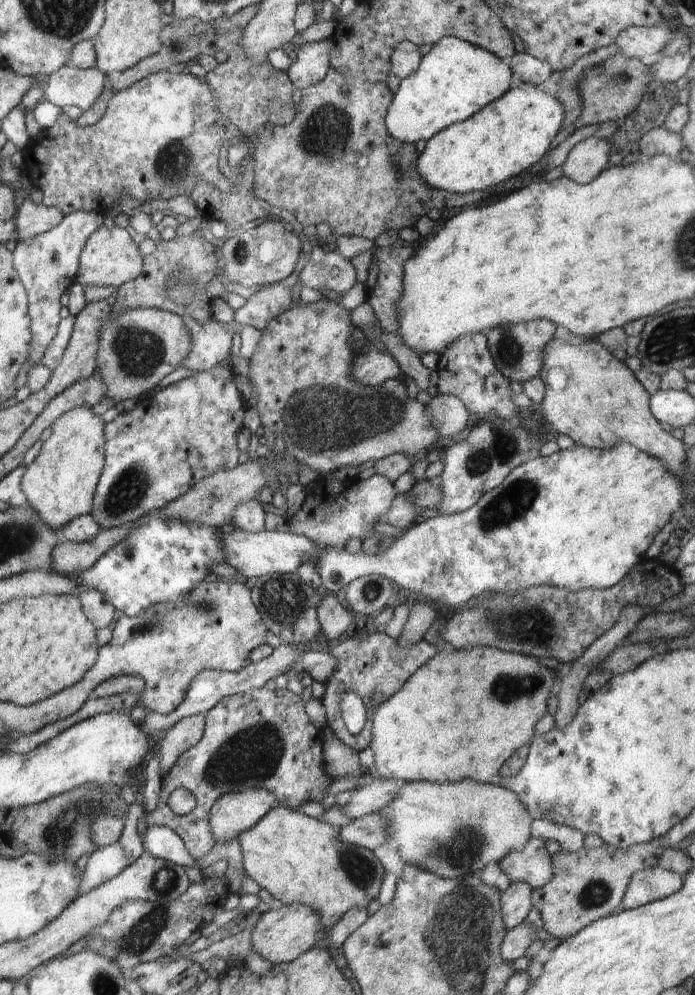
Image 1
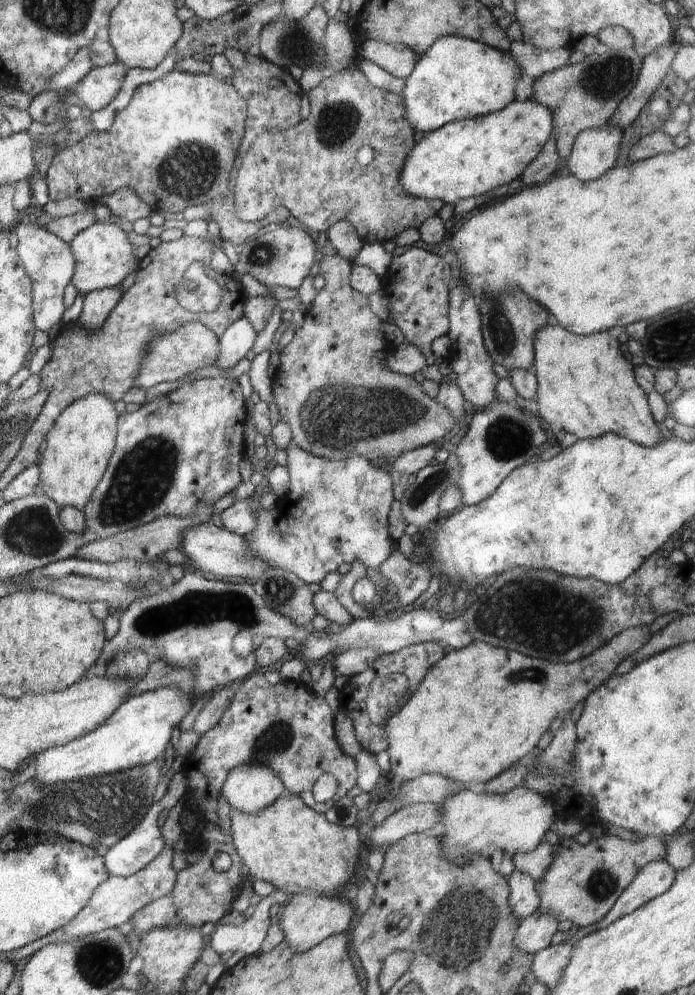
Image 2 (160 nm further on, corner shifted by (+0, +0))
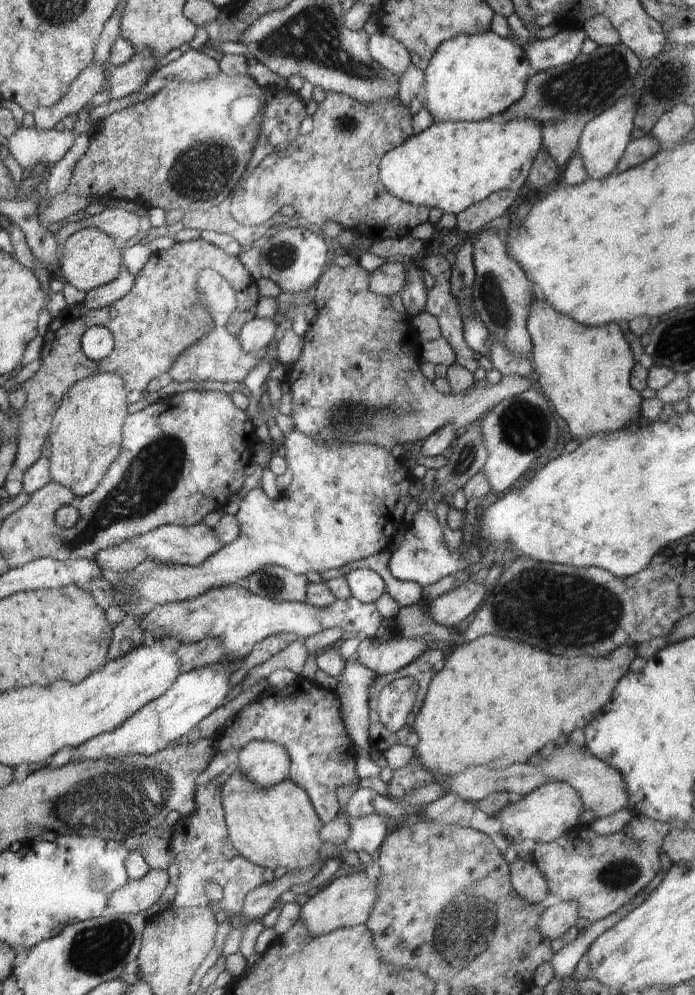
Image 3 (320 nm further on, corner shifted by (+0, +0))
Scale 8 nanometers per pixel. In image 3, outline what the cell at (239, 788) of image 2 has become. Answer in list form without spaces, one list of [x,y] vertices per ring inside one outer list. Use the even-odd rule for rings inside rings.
[[[252,741],[241,748],[238,758],[233,767],[246,773],[259,787],[268,788],[289,778],[291,757],[277,742]]]

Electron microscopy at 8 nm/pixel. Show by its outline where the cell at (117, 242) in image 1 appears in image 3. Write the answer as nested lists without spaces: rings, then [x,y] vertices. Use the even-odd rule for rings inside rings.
[[[94,226],[82,227],[63,243],[59,276],[78,290],[92,291],[118,278],[123,269],[123,253],[116,248],[114,238]]]

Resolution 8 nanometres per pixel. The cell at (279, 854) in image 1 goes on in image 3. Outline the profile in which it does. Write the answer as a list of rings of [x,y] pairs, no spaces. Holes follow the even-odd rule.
[[[232,767],[228,779],[221,786],[221,803],[229,839],[234,848],[251,863],[264,869],[271,868],[273,871],[276,868],[287,868],[290,871],[304,868],[318,858],[319,848],[322,846],[322,842],[318,840],[318,832],[322,828],[323,821],[316,816],[308,792],[292,779],[284,779],[274,786],[264,788],[253,783],[246,773]]]

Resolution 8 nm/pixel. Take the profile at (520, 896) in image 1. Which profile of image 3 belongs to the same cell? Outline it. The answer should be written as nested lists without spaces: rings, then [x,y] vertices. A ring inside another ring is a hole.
[[[516,857],[509,875],[515,891],[529,903],[540,903],[548,896],[546,877],[535,862]]]

